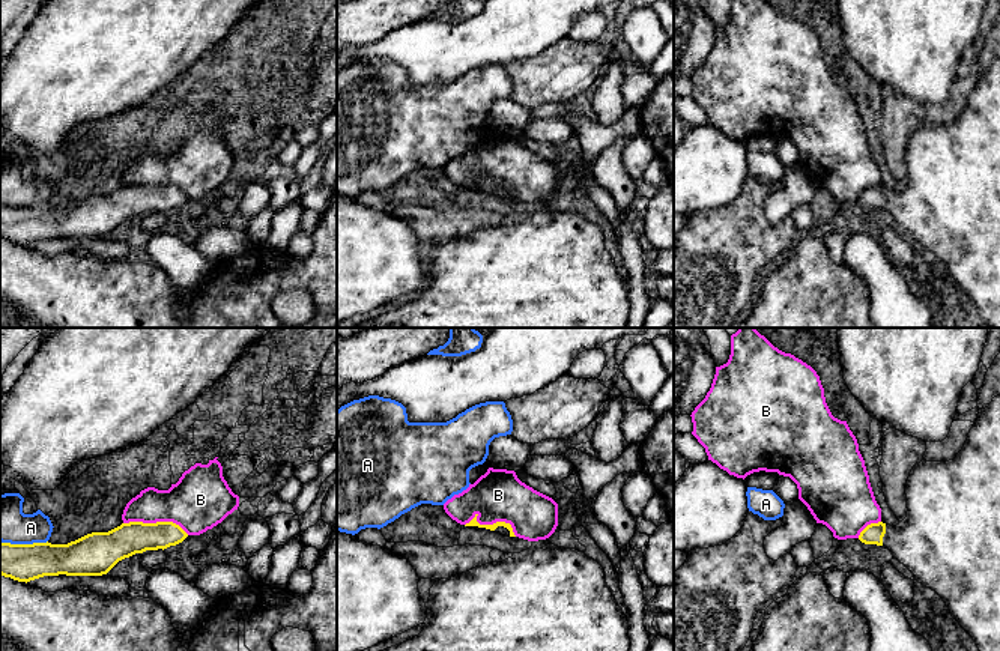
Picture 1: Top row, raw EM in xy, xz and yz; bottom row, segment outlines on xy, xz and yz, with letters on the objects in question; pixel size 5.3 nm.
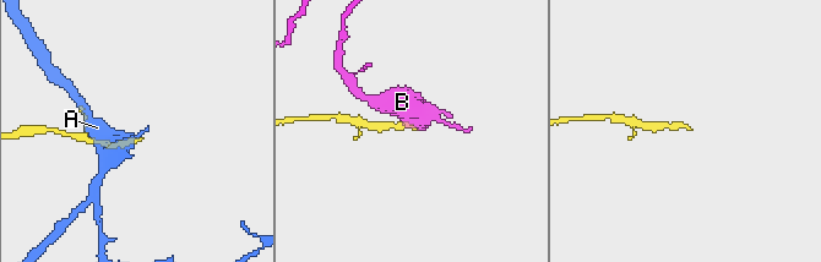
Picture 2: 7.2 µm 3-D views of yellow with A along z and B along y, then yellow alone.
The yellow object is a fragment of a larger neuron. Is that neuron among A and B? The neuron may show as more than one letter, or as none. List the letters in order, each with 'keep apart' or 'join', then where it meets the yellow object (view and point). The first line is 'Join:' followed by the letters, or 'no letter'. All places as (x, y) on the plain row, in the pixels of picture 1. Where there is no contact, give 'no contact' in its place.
Join: no letter
A: keep apart; meets yellow in xy at (24, 208)
B: keep apart; meets yellow in xz at (493, 187)

